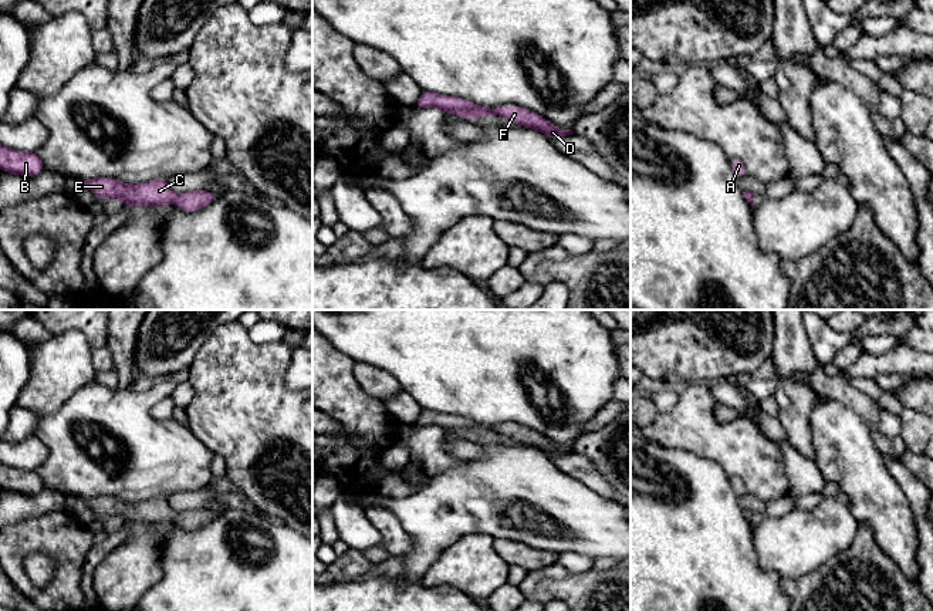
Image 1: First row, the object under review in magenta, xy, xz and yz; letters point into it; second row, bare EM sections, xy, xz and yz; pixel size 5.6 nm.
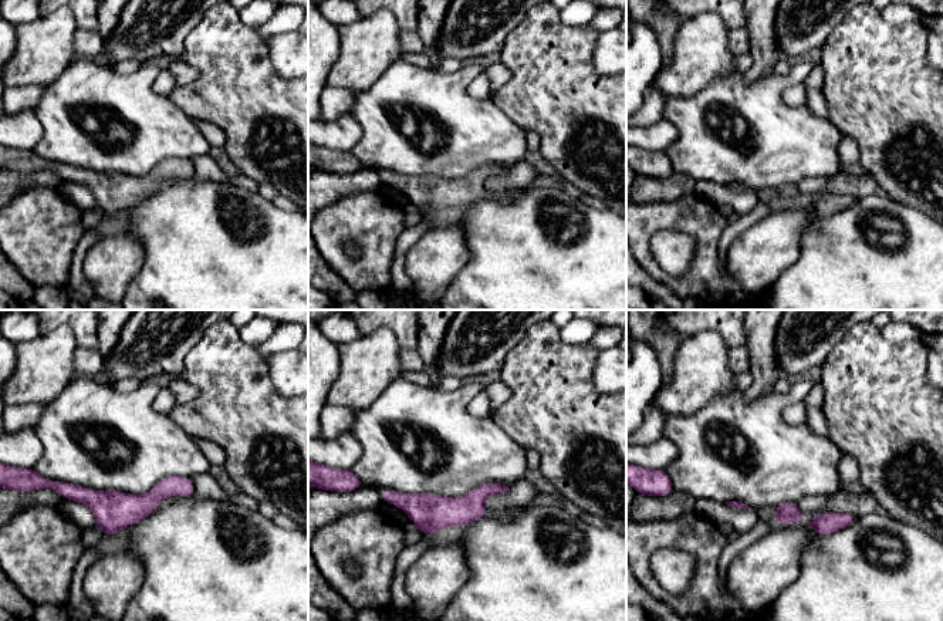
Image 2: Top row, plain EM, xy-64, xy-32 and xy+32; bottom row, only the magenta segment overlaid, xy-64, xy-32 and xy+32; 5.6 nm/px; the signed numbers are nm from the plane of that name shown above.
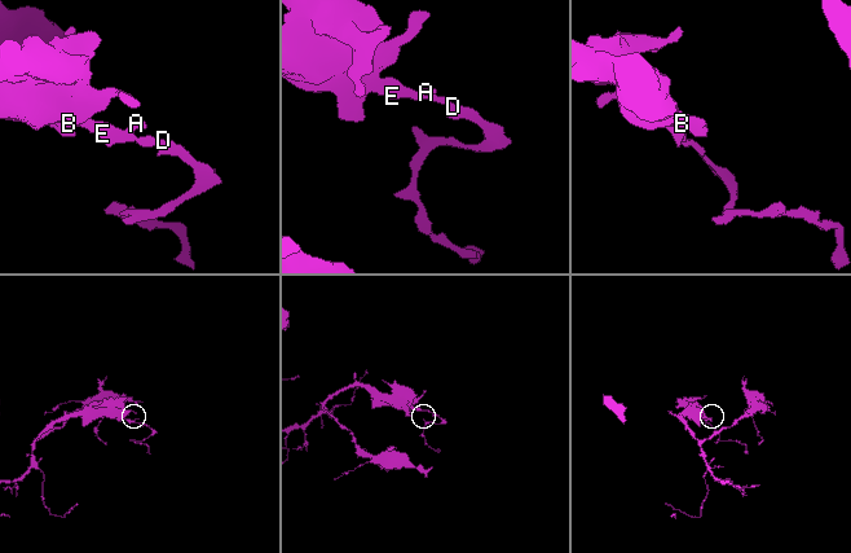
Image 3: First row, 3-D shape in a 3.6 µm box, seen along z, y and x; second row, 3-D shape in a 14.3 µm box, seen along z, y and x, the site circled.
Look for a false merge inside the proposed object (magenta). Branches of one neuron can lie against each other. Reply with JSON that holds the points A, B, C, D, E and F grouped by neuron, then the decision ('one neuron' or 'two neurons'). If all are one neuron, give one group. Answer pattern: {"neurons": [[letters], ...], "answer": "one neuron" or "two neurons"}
{"neurons": [["A", "B", "C", "D", "E", "F"]], "answer": "one neuron"}

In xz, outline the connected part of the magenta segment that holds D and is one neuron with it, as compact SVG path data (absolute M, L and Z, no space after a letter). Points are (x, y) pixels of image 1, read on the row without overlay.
M422 411L415 425L418 428L439 426L444 432L454 432L467 438L477 438L490 433L504 435L521 445L537 448L550 458L574 452L572 448L558 448L554 442L541 433L521 425L497 425L491 429L487 425L477 423L463 416L435 411Z

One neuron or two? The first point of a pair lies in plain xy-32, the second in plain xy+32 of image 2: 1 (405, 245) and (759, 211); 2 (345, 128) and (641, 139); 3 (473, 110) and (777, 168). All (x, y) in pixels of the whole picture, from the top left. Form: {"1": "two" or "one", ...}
{"1": "one", "2": "one", "3": "one"}

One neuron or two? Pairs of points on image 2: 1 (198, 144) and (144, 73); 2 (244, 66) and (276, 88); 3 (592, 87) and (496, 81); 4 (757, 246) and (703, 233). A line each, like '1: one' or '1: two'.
1: one
2: one
3: two
4: two

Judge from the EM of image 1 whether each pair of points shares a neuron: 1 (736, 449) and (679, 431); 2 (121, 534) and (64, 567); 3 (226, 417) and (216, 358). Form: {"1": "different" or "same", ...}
{"1": "same", "2": "different", "3": "same"}

